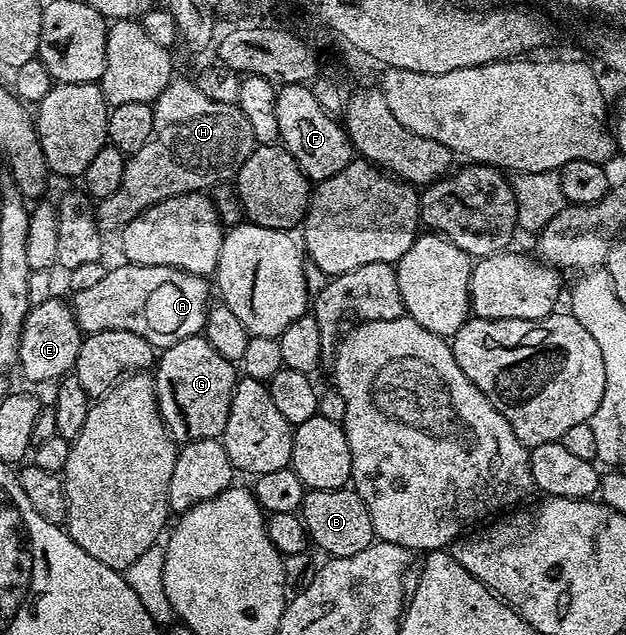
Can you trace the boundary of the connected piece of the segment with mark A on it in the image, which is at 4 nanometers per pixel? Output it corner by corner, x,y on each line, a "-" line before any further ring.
124,262
123,267
111,267
90,289
74,292
73,306
75,319
85,333
104,331
105,329
125,329
145,337
152,347
166,349
185,337
200,334
207,319
207,308
210,304
210,282
201,275
193,275
185,270
177,270
169,265
137,265

